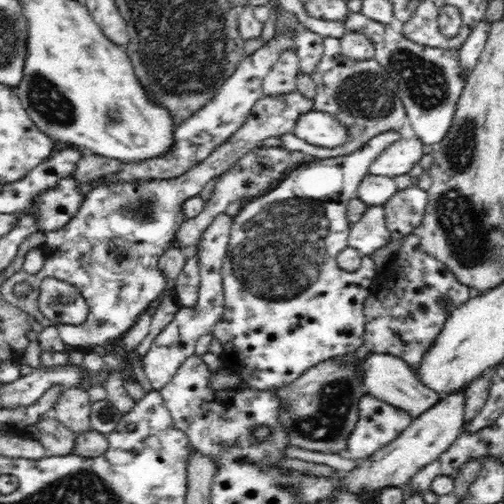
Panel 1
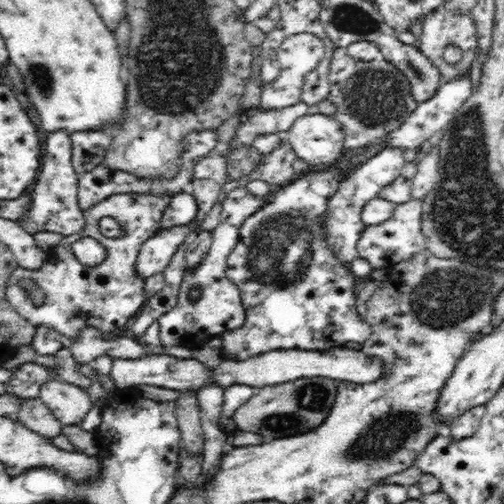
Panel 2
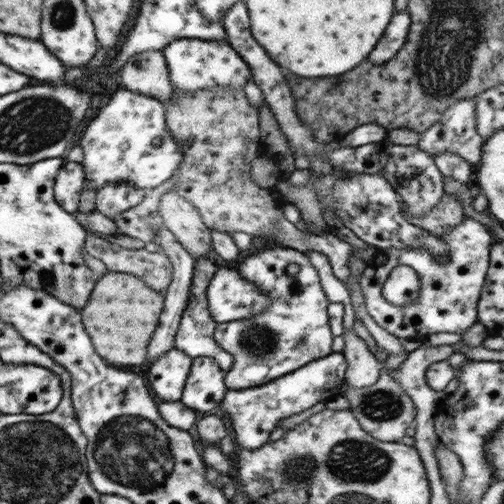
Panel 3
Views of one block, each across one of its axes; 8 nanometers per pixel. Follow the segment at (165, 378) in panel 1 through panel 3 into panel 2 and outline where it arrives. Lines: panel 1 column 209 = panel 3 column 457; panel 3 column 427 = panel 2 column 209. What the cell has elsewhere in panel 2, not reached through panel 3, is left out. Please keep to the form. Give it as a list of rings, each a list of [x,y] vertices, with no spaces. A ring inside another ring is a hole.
[[[240,188],[228,194],[222,200],[222,214],[220,214],[220,224],[210,232],[212,234],[212,246],[206,256],[206,260],[194,268],[192,272],[184,274],[178,304],[166,312],[160,322],[160,346],[172,348],[172,346],[186,346],[186,348],[198,348],[204,346],[208,336],[220,336],[228,330],[236,330],[244,324],[246,320],[246,310],[242,304],[240,288],[228,278],[226,268],[228,268],[228,258],[234,252],[234,246],[238,244],[240,238],[240,226],[246,218],[256,214],[262,206],[268,204],[268,198],[256,198],[248,194],[248,190]],[[196,290],[198,298],[190,298],[190,292]]]

